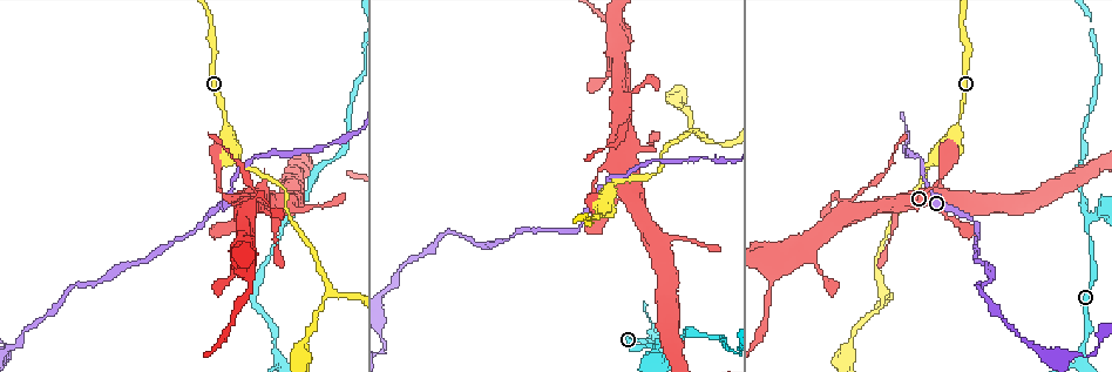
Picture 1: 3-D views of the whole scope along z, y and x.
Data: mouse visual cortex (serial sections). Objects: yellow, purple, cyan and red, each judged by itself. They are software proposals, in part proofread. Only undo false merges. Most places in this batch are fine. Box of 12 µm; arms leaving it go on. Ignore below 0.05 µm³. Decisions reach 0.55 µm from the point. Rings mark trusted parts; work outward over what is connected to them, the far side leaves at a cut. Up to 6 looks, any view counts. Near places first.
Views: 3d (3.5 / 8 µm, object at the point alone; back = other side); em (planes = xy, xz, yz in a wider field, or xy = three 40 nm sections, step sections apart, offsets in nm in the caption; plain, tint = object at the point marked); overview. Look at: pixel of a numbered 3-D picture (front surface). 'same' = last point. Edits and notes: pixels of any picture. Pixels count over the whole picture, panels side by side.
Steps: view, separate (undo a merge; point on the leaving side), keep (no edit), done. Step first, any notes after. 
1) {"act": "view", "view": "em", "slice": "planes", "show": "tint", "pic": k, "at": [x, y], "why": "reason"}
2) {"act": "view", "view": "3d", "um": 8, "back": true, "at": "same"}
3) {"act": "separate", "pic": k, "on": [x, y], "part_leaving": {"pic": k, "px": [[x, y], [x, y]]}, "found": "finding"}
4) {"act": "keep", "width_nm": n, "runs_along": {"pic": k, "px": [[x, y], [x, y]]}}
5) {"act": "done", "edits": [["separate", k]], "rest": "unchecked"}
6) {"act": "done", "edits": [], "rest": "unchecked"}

{"act": "view", "view": "3d", "um": 3.5, "back": true, "pic": 1, "at": [923, 162], "why": "narrows sharply"}

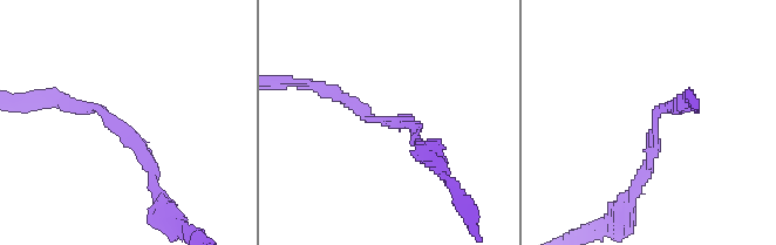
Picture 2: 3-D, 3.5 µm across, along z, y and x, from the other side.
{"act": "view", "view": "em", "slice": "planes", "show": "tint", "pic": 2, "at": [116, 122], "arm_widths_nm": [150, 200]}

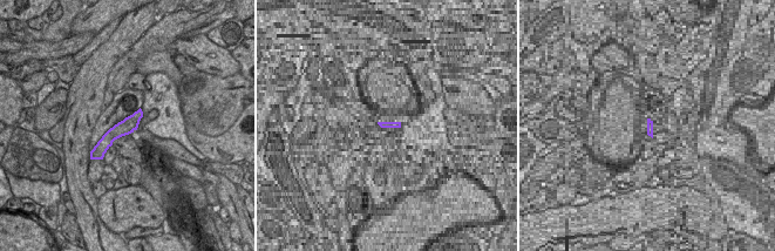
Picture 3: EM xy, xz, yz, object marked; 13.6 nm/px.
{"act": "keep", "width_nm": 220, "runs_along": {"pic": 2, "px": [[154, 182], [100, 107], [49, 100]]}, "found": "one cell here"}

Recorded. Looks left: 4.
{"act": "view", "view": "3d", "um": 3.5, "pic": 1, "at": [326, 291], "why": "a fork"}

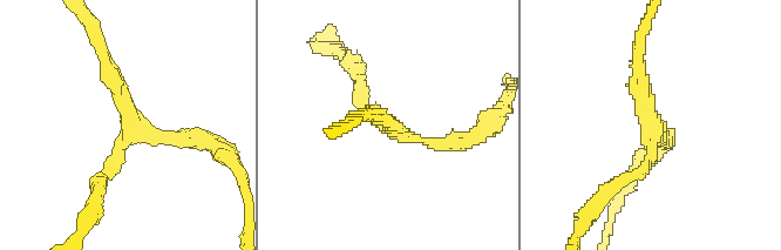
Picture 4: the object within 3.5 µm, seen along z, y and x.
{"act": "view", "view": "em", "slice": "planes", "show": "tint", "pic": 4, "at": [649, 121], "arms": 3, "arm_widths_nm": [150, 150, 150], "why": "need the tissue"}

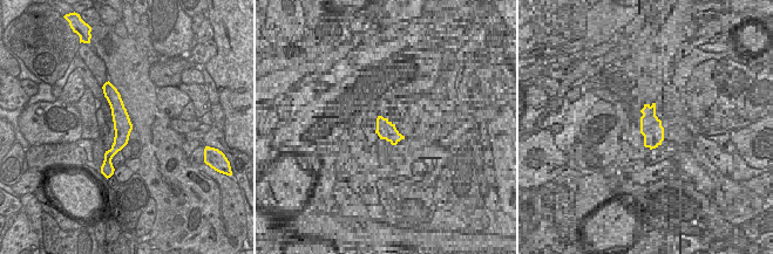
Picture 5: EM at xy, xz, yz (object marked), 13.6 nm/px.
{"act": "keep", "width_nm": 260, "runs_along": {"pic": 4, "px": [[639, 53], [651, 157], [624, 178]]}, "found": "one cell here"}

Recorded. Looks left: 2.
{"act": "view", "view": "3d", "um": 3.5, "pic": 1, "at": [774, 272]}

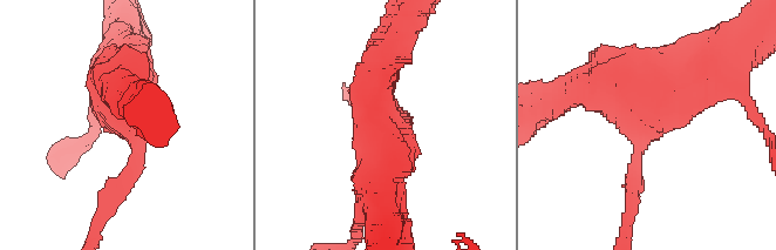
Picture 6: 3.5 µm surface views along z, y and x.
{"act": "view", "view": "em", "slice": "planes", "show": "tint", "pic": 6, "at": [128, 126], "why": "need the tissue"}

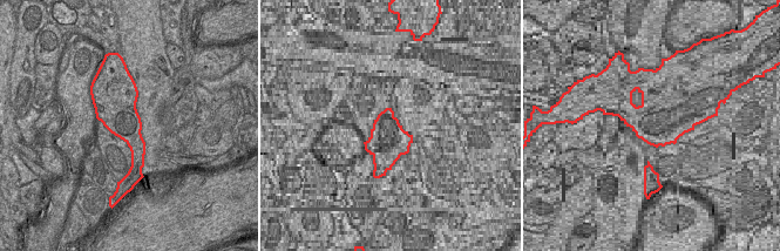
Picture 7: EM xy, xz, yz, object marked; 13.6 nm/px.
{"act": "keep", "runs_along": {"pic": 6, "px": [[725, 56], [661, 103], [592, 86]]}, "found": "one cell here"}

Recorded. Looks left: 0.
{"act": "done", "edits": [], "rest": "unchecked"}

